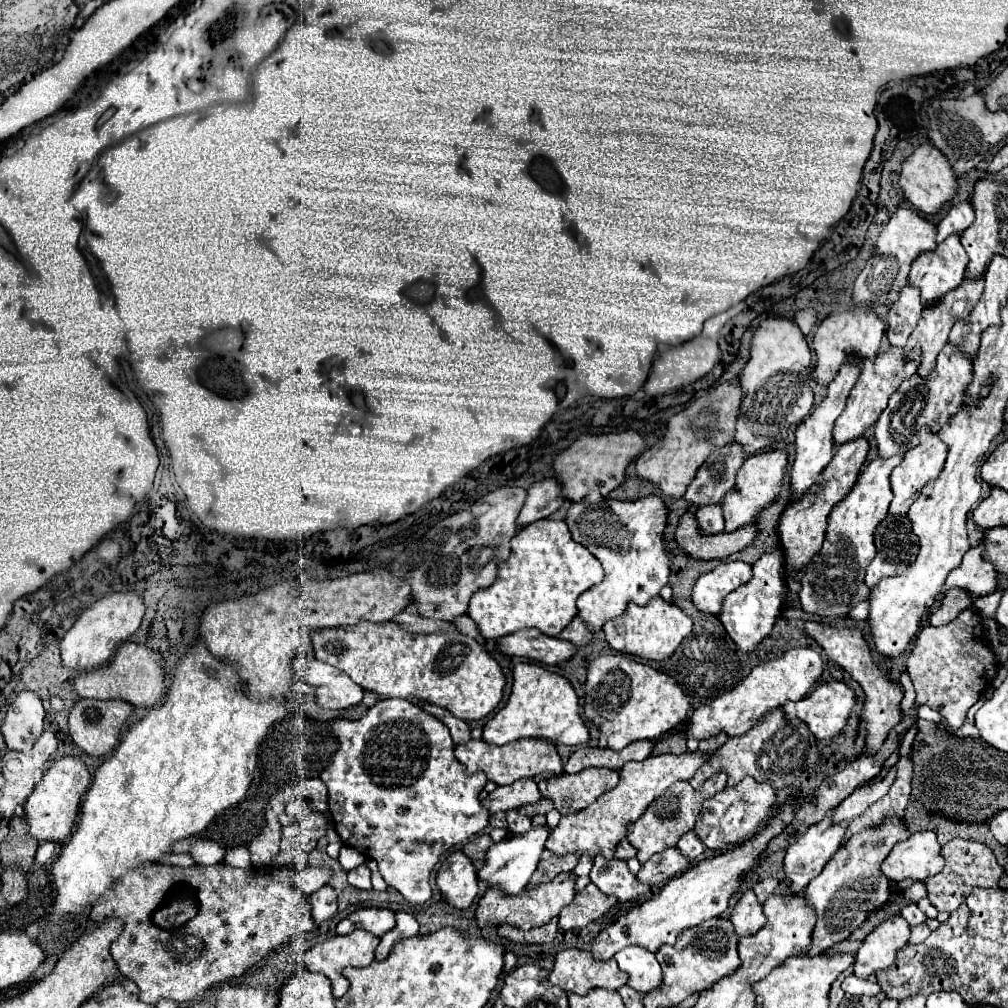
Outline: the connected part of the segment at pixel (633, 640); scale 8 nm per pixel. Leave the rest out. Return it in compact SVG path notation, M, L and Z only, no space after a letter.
M654 597L646 607L638 607L630 603L624 615L604 625L606 641L614 651L638 655L652 661L668 659L676 651L676 647L682 643L682 639L688 637L690 633L692 633L692 619L680 607L676 607L674 603L666 603L660 597Z

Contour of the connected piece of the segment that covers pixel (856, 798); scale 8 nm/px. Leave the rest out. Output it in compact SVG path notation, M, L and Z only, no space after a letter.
M894 765L882 779L870 781L870 783L858 787L850 797L846 797L846 799L836 807L832 819L838 821L838 823L856 819L868 805L872 805L874 801L878 801L880 797L884 797L884 795L888 793L888 789L890 789L890 785L892 785L892 781L894 781L894 777L896 777L896 769L898 769L898 767Z

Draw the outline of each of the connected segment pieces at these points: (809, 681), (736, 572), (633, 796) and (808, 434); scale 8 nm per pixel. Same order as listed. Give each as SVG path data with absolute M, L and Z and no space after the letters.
M792 649L784 653L780 659L766 661L764 665L758 665L752 669L752 673L732 691L724 693L716 701L696 709L690 717L690 723L684 731L686 739L704 741L710 737L716 737L720 733L726 733L728 737L736 737L746 733L760 717L770 713L772 709L780 707L786 701L800 701L810 687L818 681L818 677L824 671L824 663L820 655L812 649Z
M742 561L720 563L714 571L702 575L692 587L692 601L702 613L720 613L722 599L752 579L752 567Z
M682 753L682 755L654 755L646 761L630 761L620 769L620 781L612 791L606 791L600 799L596 799L592 805L582 809L576 815L564 815L556 829L550 831L550 837L546 841L546 849L552 851L556 857L578 853L580 857L596 857L602 853L604 857L614 857L614 849L618 841L626 837L626 827L630 821L636 821L646 807L656 799L662 797L662 793L674 785L676 781L688 781L692 775L700 769L700 765L706 761L706 757L696 753Z
M848 361L840 367L838 375L834 377L834 381L828 385L828 395L824 397L824 401L814 407L812 415L802 421L796 429L796 459L794 459L794 465L792 465L792 471L790 471L790 503L798 501L810 487L822 483L822 471L826 469L826 465L830 463L832 455L834 455L834 439L832 439L832 427L834 427L834 421L838 419L838 415L842 413L844 405L846 405L846 399L850 395L850 389L854 387L854 383L858 381L858 375L860 375L860 367L858 363L854 361Z

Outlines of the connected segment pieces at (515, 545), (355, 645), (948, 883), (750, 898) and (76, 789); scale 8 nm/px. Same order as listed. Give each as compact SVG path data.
M542 519L520 529L510 541L510 555L498 561L496 581L472 595L468 617L478 625L484 639L500 639L526 627L556 637L578 613L576 599L604 579L600 561L574 543L564 521Z
M360 621L346 629L322 629L312 633L314 659L346 671L364 691L376 695L426 701L448 709L462 721L478 721L502 701L506 679L500 665L472 637L456 633L410 635L396 623Z
M952 839L942 847L942 857L944 857L944 869L934 875L924 879L922 883L926 885L926 897L928 901L938 909L938 911L948 911L952 913L962 905L964 897L972 893L974 887L988 887L994 889L998 887L998 879L1004 873L1004 869L998 865L994 853L978 841L966 841L966 839Z
M746 891L742 895L742 899L736 903L736 907L732 909L730 921L732 921L732 925L740 937L758 933L766 925L762 905L758 903L758 899L752 891Z
M64 757L56 761L42 777L42 781L34 787L24 803L24 817L28 821L28 833L36 841L64 841L70 837L80 799L90 787L90 773L86 765L76 757Z

